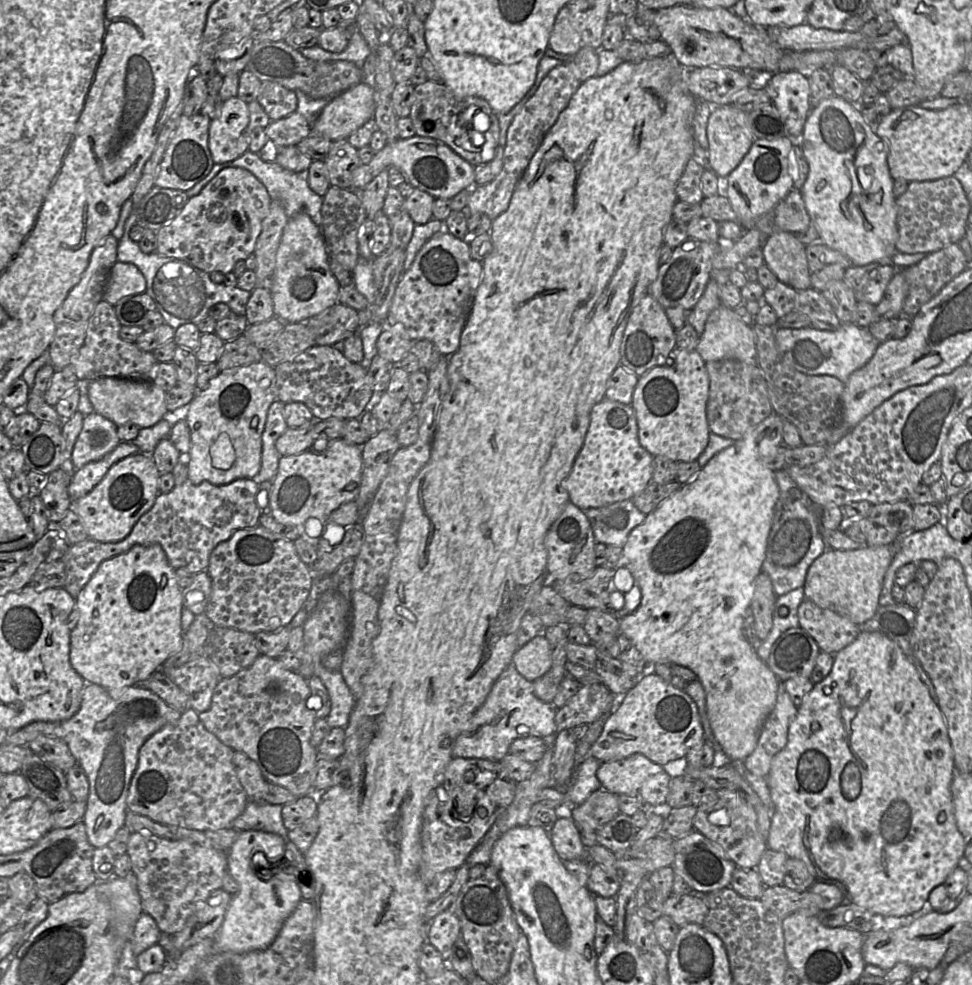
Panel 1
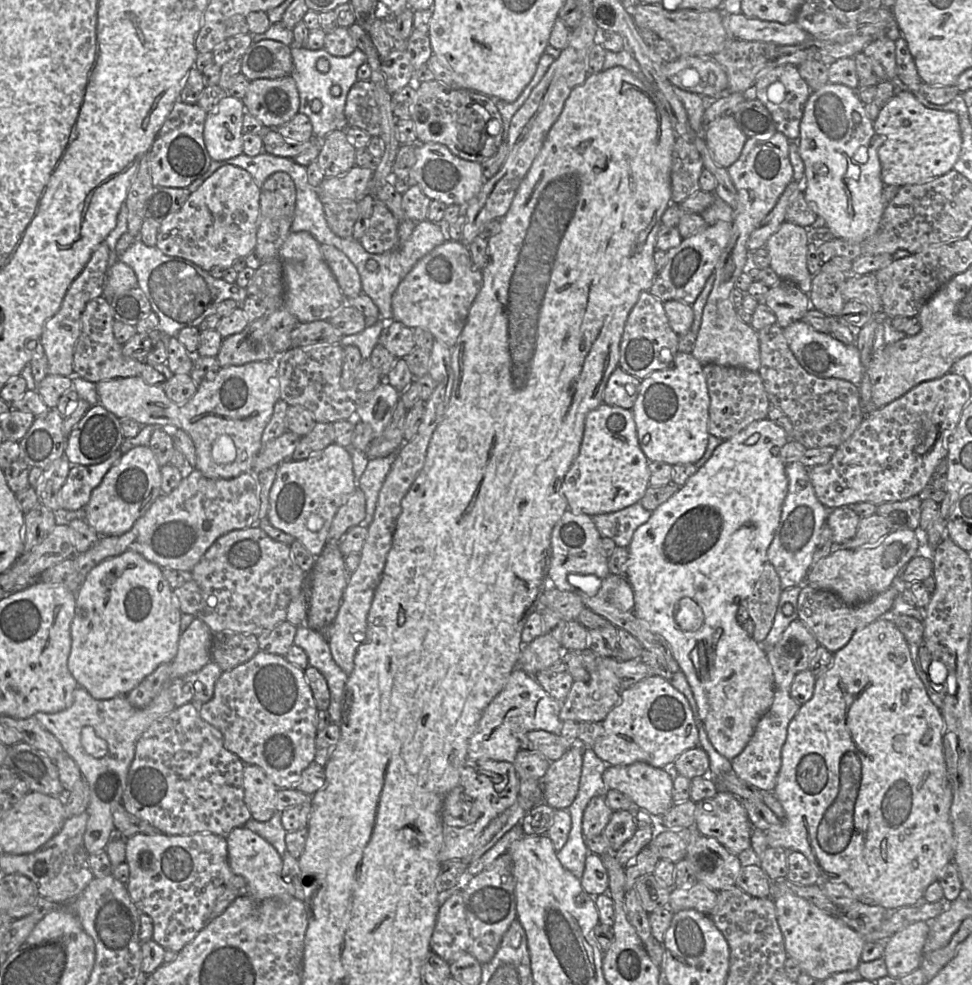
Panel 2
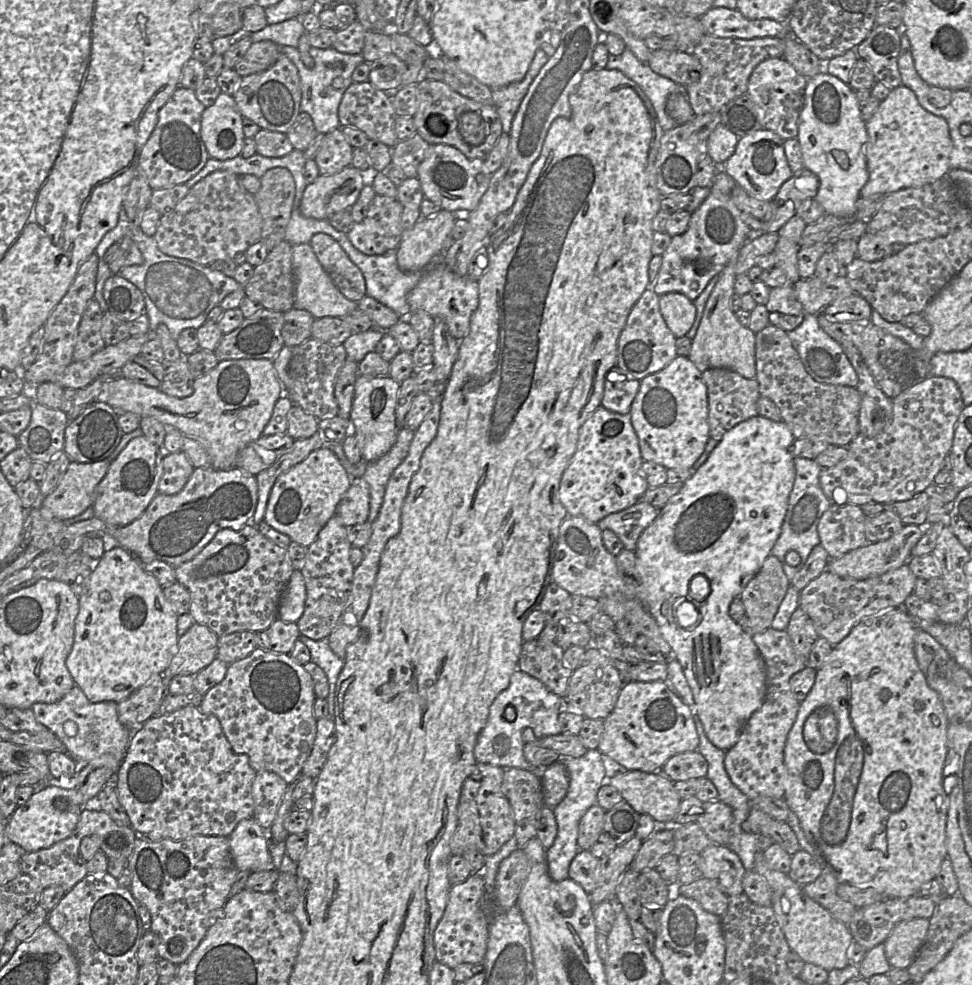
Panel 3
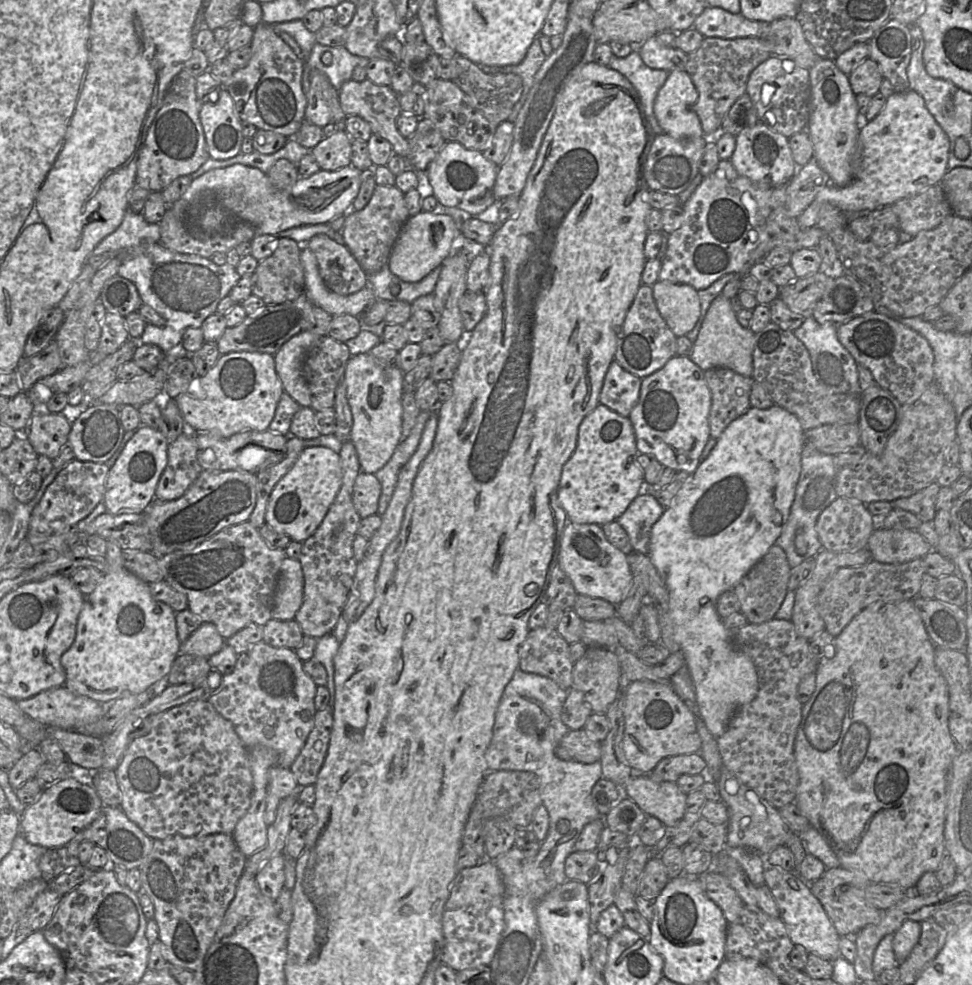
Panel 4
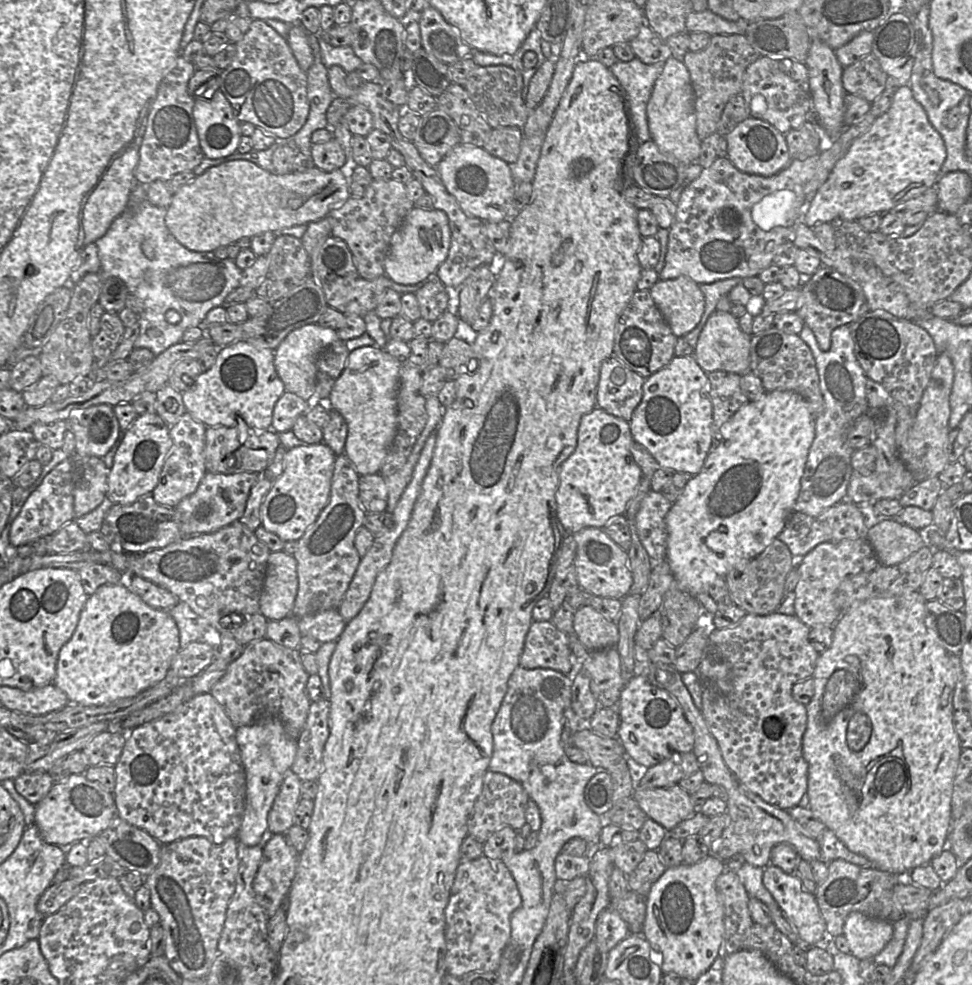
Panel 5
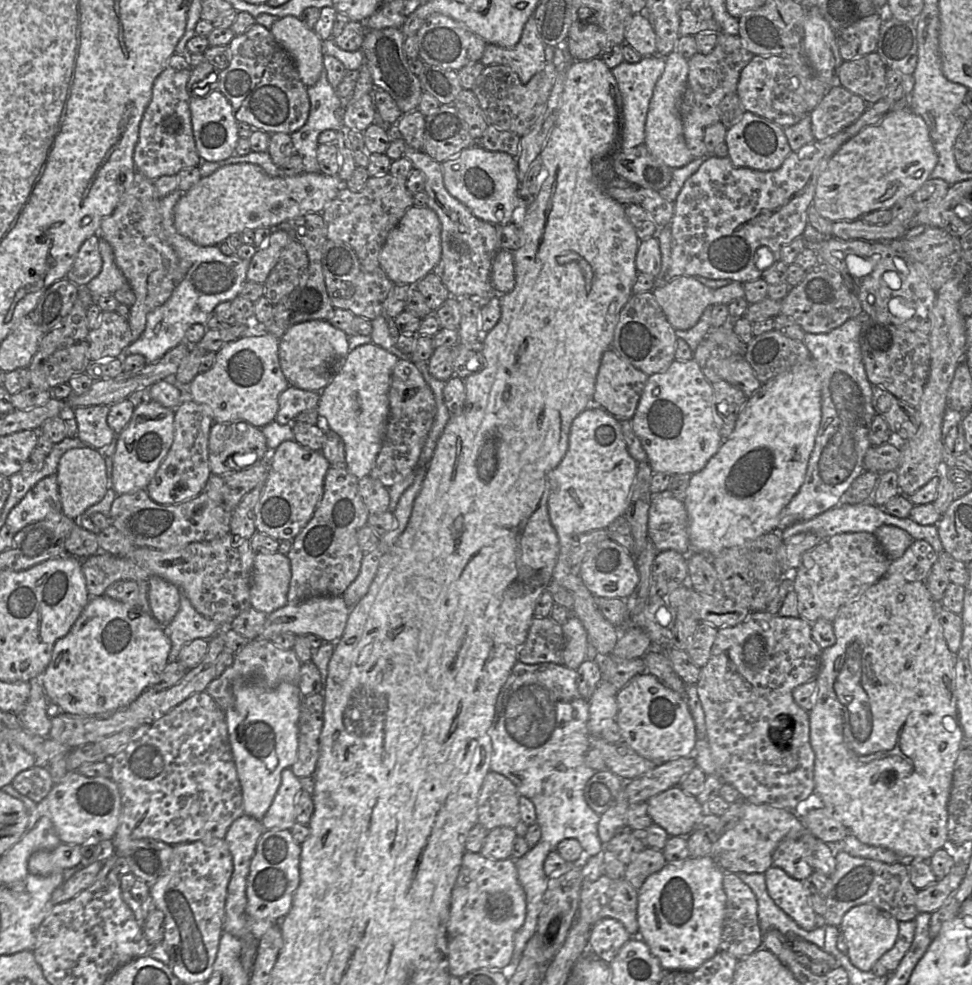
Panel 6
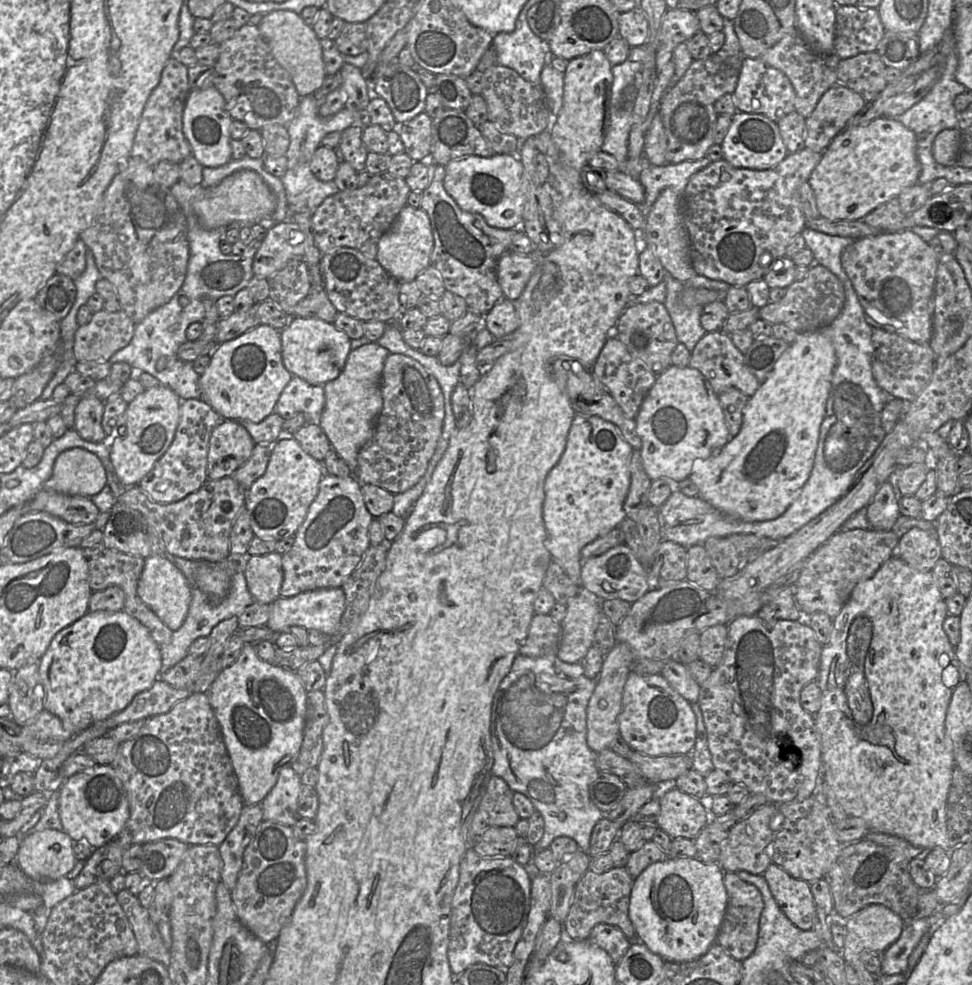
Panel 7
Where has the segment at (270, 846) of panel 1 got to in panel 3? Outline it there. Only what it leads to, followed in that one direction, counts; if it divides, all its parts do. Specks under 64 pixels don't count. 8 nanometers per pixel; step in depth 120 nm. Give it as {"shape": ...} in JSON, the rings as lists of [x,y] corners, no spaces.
{"shape":[[[254,817],[241,820],[229,836],[230,850],[238,870],[274,870],[268,832]]]}

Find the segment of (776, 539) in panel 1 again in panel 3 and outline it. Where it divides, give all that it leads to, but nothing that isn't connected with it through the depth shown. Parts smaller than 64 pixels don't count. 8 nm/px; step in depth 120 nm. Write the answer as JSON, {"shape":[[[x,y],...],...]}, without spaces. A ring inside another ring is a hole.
{"shape":[[[794,458],[794,466],[795,466],[795,471],[796,471],[796,476],[795,476],[795,481],[794,481],[794,485],[793,485],[793,488],[792,488],[792,491],[790,493],[790,496],[789,496],[789,500],[788,500],[788,509],[787,509],[787,513],[786,513],[786,516],[785,516],[785,519],[784,519],[784,522],[783,522],[783,525],[782,525],[782,530],[781,530],[781,533],[776,541],[776,543],[774,544],[772,550],[771,550],[771,554],[776,556],[782,563],[782,566],[783,566],[783,570],[787,576],[787,578],[789,579],[790,581],[790,585],[791,585],[791,580],[793,579],[793,577],[795,576],[795,574],[797,572],[799,572],[803,566],[805,565],[806,561],[807,561],[807,558],[808,556],[810,555],[811,551],[813,550],[813,548],[817,545],[820,544],[820,537],[819,537],[819,534],[818,534],[818,531],[817,531],[817,526],[818,526],[818,522],[821,518],[821,516],[823,515],[823,513],[831,506],[831,503],[829,501],[829,499],[825,496],[821,486],[820,486],[820,482],[819,482],[819,476],[820,476],[820,473],[821,473],[821,470],[822,470],[822,467],[820,467],[818,465],[818,463],[815,461],[815,460],[812,460],[812,459],[806,459],[806,458]],[[789,551],[796,551],[799,555],[800,555],[800,563],[797,565],[797,566],[790,566],[789,564],[786,563],[786,560],[785,560],[785,556],[786,554],[789,552]]]}

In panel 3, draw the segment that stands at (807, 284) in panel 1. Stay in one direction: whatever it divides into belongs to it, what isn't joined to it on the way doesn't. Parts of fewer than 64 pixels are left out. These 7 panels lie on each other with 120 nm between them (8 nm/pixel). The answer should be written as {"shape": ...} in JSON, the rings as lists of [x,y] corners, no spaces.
{"shape":[[[799,216],[791,218],[779,231],[778,241],[774,251],[776,266],[784,271],[788,284],[799,281],[798,252],[801,248],[800,238],[806,228],[806,222]]]}

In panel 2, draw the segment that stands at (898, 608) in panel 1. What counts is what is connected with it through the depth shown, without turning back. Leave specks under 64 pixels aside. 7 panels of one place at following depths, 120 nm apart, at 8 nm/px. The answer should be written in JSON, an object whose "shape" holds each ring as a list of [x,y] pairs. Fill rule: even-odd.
{"shape":[[[886,613],[882,617],[889,618],[903,634],[909,649],[914,664],[915,670],[925,685],[926,691],[931,690],[932,685],[929,677],[922,668],[919,658],[919,649],[924,645],[924,626],[919,620],[907,615],[897,615],[893,613]],[[929,681],[929,682],[928,682]],[[930,683],[930,684],[929,684]]]}

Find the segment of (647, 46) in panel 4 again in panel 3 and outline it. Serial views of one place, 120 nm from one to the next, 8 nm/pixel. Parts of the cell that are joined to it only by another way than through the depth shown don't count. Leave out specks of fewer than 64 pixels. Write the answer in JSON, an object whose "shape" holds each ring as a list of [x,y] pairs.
{"shape":[[[657,49],[651,51],[647,64],[657,74],[671,79],[683,87],[693,83],[688,75],[689,71],[696,70],[700,73],[701,70],[699,60],[691,52]]]}

